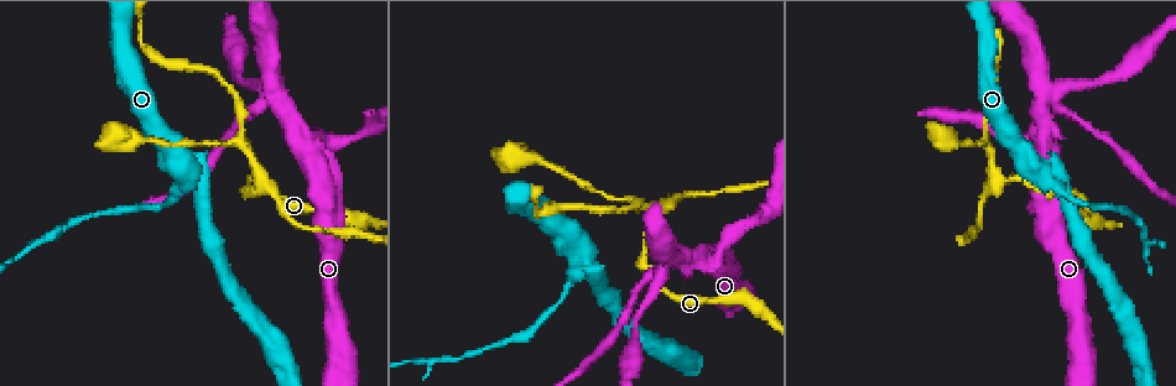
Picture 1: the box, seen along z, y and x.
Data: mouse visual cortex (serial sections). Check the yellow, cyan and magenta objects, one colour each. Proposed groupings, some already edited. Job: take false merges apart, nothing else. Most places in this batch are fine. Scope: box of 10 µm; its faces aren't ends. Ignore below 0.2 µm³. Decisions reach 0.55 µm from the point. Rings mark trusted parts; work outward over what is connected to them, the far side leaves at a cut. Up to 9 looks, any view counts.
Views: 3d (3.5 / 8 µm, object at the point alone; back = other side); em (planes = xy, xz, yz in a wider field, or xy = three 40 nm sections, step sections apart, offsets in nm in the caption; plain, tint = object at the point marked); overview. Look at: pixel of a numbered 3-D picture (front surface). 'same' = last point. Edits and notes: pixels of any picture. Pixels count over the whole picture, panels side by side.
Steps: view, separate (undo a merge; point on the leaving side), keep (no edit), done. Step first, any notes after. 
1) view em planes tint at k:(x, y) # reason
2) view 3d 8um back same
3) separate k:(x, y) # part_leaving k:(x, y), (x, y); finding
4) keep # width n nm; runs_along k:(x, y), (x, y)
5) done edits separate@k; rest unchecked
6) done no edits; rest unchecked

view 3d 8um at 1:(723, 246) # thin neck

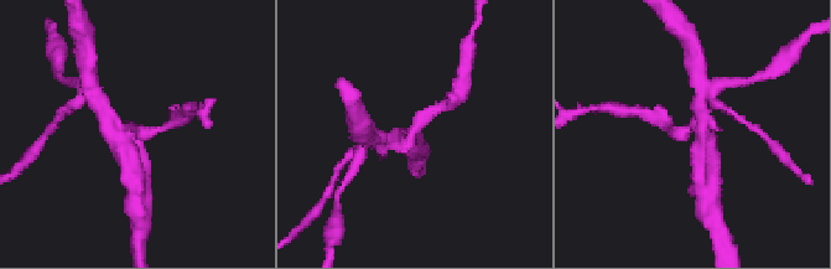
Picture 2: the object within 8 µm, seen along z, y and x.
view em xy step 3 tint same # arm_widths 250, 350 nm; now the EM

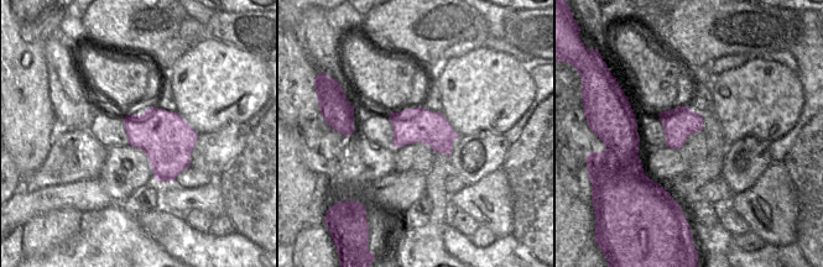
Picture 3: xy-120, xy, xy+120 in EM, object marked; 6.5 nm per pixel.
separate 2:(150, 133) # part_leaving 2:(139, 129), (151, 133), (177, 119); two cells meet here

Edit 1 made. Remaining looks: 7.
view overview

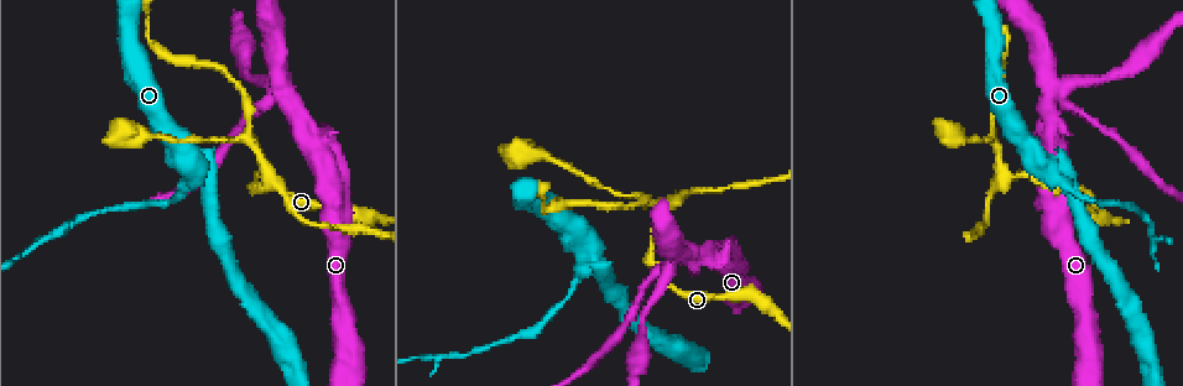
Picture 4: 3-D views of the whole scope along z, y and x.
view 3d 8um back at 4:(992, 137) # a narrow waist

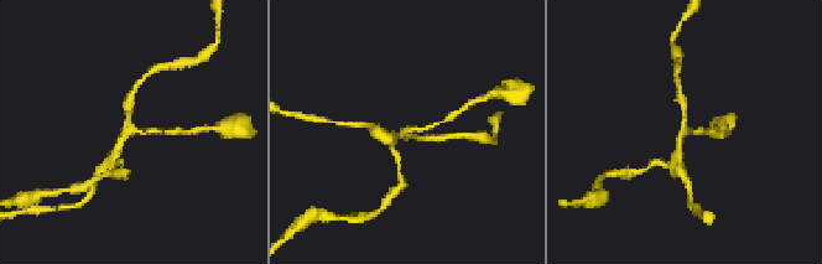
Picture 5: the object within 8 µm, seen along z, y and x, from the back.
view em xy step 2 tint same # arms 3; arm_widths 150, 250, 250 nm; now the EM

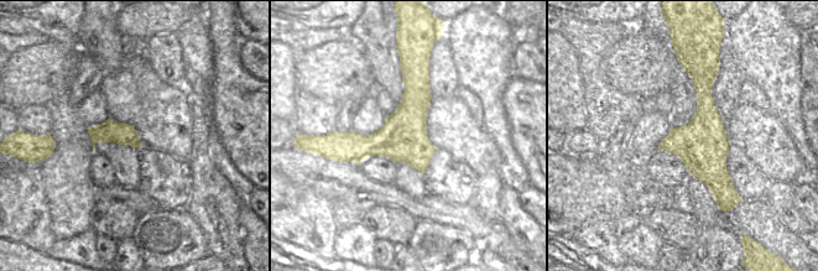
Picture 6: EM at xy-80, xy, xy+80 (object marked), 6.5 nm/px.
keep # runs_along 6:(697, 58), (706, 160), (727, 208); one cell here

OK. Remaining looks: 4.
view 3d 3.5um at 4:(193, 176) # three-way junction

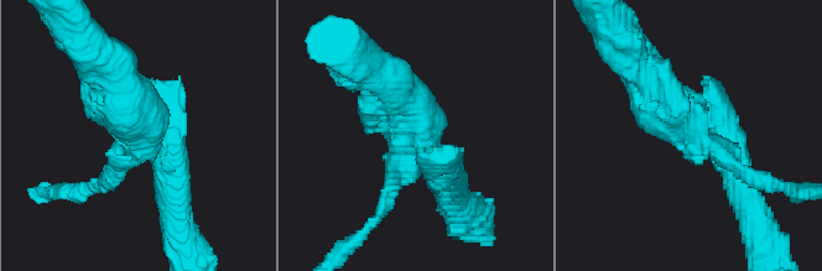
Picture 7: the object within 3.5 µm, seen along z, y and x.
view em xy step 2 tint at 7:(407, 139)

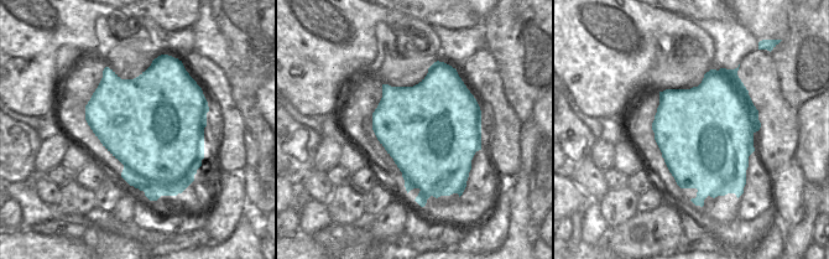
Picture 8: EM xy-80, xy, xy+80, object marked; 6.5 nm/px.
separate 7:(393, 191) # width 650 nm; part_leaving 7:(406, 162), (376, 223), (353, 241); a second cell is stuck on

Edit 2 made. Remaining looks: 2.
view 3d 3.5um at 4:(1052, 87) # four arms meet

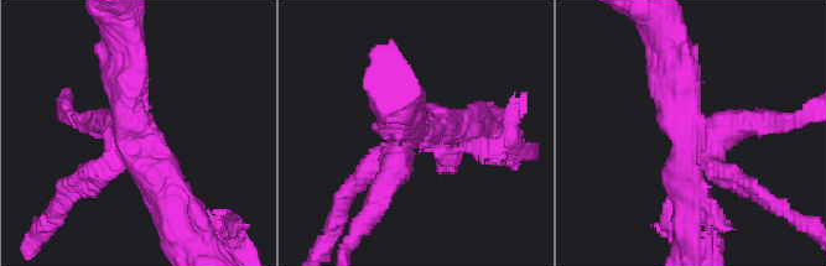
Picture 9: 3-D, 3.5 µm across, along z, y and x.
view em xy step 5 tint at 9:(694, 138) # arms 4; arm_widths 300, 350, 400, 450 nm; now the EM

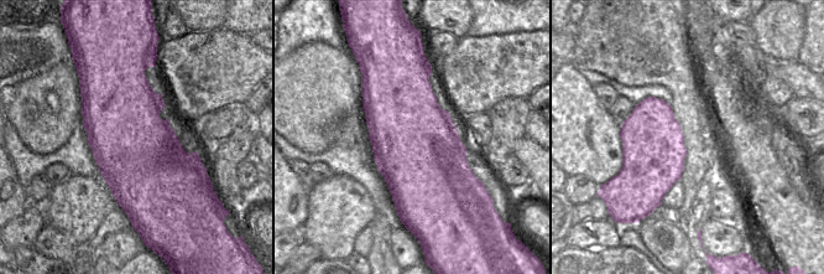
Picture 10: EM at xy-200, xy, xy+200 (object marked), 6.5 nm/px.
separate 9:(739, 135) # width 550 nm; part_leaving 9:(702, 136), (801, 118); two cells meet here

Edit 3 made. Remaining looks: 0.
done edits separate@2, separate@7, separate@9; rest unchecked

